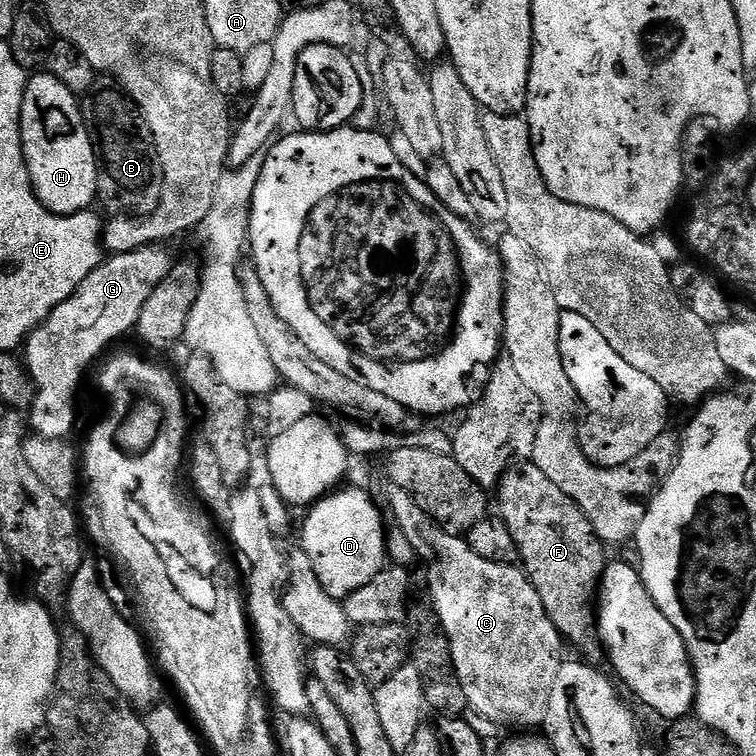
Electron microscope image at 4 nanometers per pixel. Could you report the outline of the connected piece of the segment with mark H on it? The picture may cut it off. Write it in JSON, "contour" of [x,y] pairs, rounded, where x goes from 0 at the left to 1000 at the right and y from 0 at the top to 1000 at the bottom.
{"contour":[[[61,93],[49,94],[36,102],[29,130],[29,151],[26,152],[26,181],[32,213],[42,237],[42,249],[48,261],[63,275],[63,279],[78,286],[97,286],[99,280],[110,280],[123,274],[127,258],[127,205],[119,188],[119,177],[111,165],[106,149],[106,135],[102,123],[93,120],[77,103],[67,101]]]}

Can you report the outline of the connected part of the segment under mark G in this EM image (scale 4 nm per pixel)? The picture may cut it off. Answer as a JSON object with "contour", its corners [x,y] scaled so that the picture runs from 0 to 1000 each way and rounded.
{"contour":[[[192,325],[177,331],[176,333],[155,333],[144,337],[119,364],[108,373],[108,378],[103,378],[103,384],[93,394],[87,394],[87,399],[82,399],[74,406],[66,417],[63,417],[54,429],[45,434],[38,442],[34,454],[30,456],[29,470],[30,480],[34,483],[37,501],[41,512],[45,515],[42,529],[42,566],[41,570],[49,577],[58,577],[62,582],[85,582],[95,571],[95,565],[101,561],[101,517],[106,513],[106,501],[111,497],[111,491],[122,481],[122,475],[136,463],[142,455],[152,452],[157,444],[164,444],[168,439],[173,440],[179,435],[183,421],[188,415],[188,405],[193,405],[193,394],[198,394],[198,389],[204,389],[204,378],[209,378],[209,373],[214,373],[214,368],[220,368],[220,362],[226,357],[230,348],[229,340],[225,341],[216,333],[212,325]]]}

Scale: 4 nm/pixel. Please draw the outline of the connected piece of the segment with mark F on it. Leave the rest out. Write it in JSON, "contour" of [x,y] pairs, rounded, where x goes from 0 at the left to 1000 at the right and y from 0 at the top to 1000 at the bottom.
{"contour":[[[683,611],[667,626],[660,640],[653,647],[653,661],[661,665],[659,681],[661,687],[669,690],[675,706],[683,718],[683,734],[687,745],[690,747],[692,757],[698,762],[706,779],[712,783],[717,800],[721,802],[722,812],[737,829],[742,841],[754,853],[763,852],[767,857],[778,857],[783,847],[778,843],[778,831],[780,836],[780,804],[778,810],[778,798],[784,798],[786,779],[791,769],[799,761],[802,739],[799,741],[799,729],[802,721],[799,716],[791,712],[786,696],[770,680],[770,675],[712,616],[702,611]]]}

